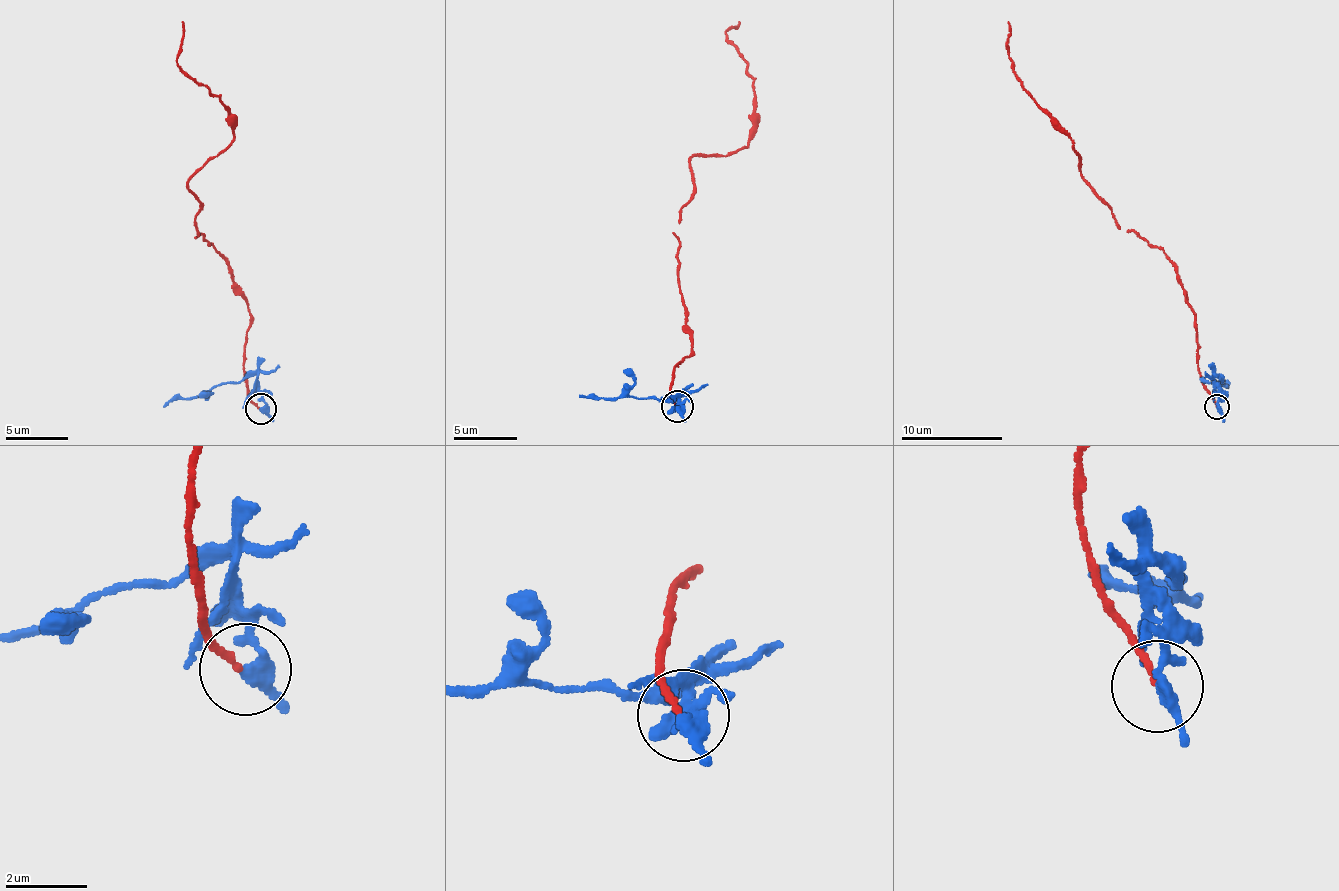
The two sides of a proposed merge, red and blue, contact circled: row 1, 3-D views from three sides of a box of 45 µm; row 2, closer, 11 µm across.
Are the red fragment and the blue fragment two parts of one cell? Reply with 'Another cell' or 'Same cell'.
Another cell

